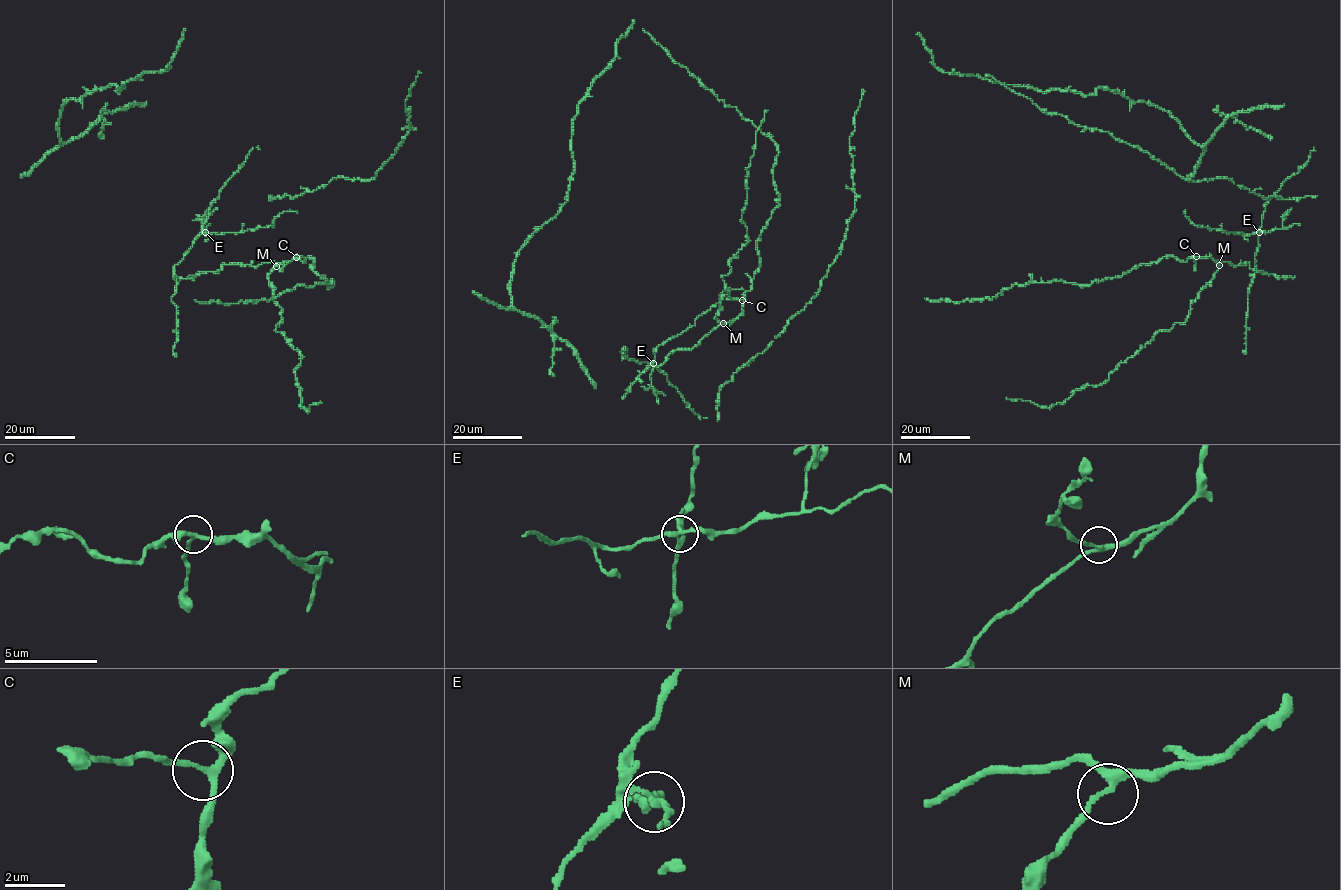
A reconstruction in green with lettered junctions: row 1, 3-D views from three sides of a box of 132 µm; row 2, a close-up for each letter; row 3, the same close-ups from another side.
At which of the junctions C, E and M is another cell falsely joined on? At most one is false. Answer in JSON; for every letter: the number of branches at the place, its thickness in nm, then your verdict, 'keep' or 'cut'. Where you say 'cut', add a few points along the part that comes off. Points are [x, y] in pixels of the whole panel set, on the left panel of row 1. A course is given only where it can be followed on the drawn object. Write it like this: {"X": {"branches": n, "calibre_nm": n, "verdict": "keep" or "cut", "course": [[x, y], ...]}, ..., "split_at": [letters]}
{"C": {"branches": 3, "calibre_nm": 220, "verdict": "keep"}, "E": {"branches": 3, "calibre_nm": 200, "verdict": "cut", "course": [[205, 232], [206, 235], [266, 228], [273, 226], [281, 213], [297, 213]]}, "M": {"branches": 3, "calibre_nm": 220, "verdict": "keep"}, "split_at": ["E"]}

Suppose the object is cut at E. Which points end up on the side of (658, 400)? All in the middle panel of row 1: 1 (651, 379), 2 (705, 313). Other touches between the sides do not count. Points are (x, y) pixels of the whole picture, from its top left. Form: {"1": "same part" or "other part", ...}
{"1": "same part", "2": "same part"}

